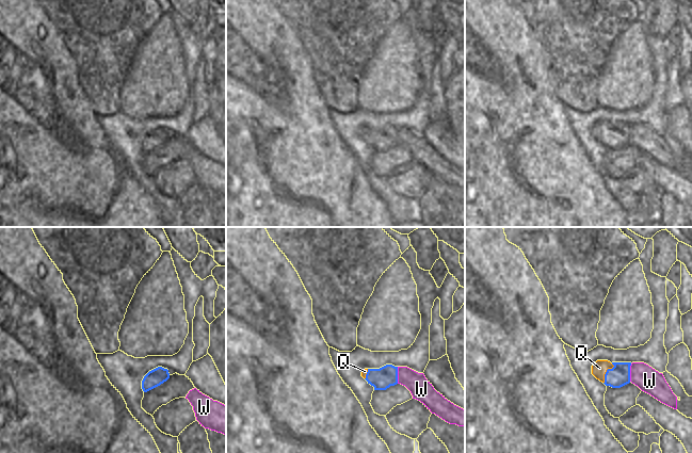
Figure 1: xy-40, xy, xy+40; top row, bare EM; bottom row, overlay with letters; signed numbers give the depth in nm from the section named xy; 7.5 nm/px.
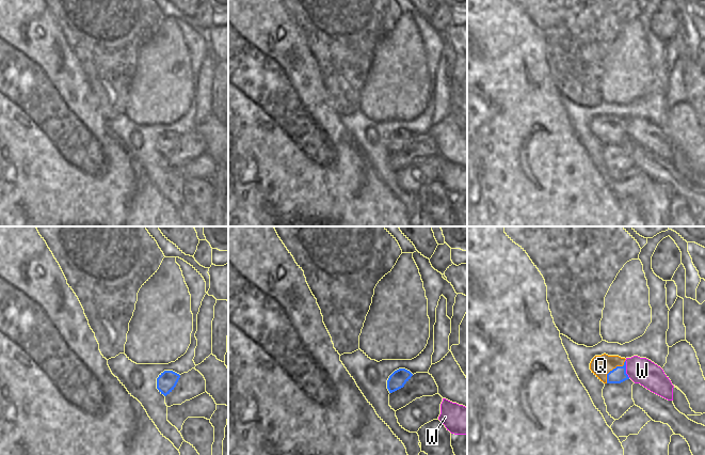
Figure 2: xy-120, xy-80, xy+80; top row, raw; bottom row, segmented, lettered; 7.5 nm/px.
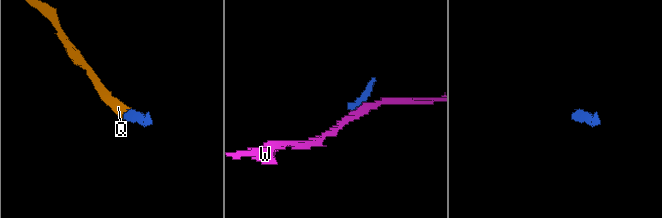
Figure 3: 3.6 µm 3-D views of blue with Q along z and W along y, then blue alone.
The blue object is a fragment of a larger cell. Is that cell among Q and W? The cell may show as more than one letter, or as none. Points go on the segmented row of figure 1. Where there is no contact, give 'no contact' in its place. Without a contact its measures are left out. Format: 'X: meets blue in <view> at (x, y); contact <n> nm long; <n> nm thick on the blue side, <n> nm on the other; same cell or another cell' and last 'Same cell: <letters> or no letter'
Q: meets blue in xy+40 at (606, 372); contact 170 nm long; 160 nm thick on the blue side, 110 nm on the other; same cell
W: meets blue in xy+40 at (629, 372); contact 140 nm long; 160 nm thick on the blue side, 190 nm on the other; another cell
Same cell: Q

